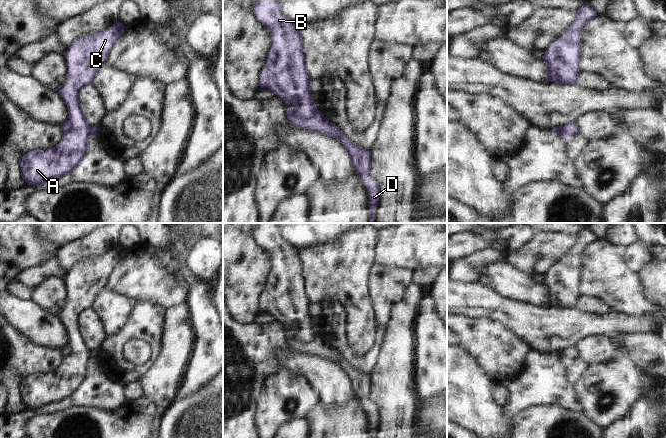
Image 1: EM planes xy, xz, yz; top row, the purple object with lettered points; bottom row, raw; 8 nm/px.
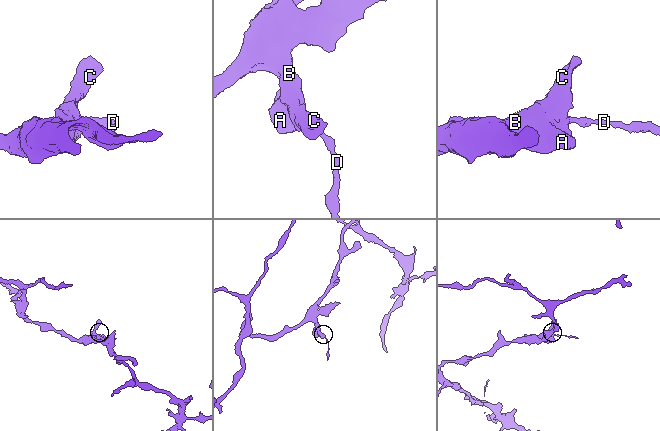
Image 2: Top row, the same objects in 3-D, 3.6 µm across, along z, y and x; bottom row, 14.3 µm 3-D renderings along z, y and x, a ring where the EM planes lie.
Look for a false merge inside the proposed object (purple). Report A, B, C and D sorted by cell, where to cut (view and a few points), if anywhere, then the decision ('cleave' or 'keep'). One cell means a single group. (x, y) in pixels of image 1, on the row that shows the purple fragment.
A B C / D | xz (288, 108), (297, 116), (303, 118), (310, 118), (317, 112) | cleave

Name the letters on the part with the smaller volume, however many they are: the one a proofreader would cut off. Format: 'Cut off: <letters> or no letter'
Cut off: D

